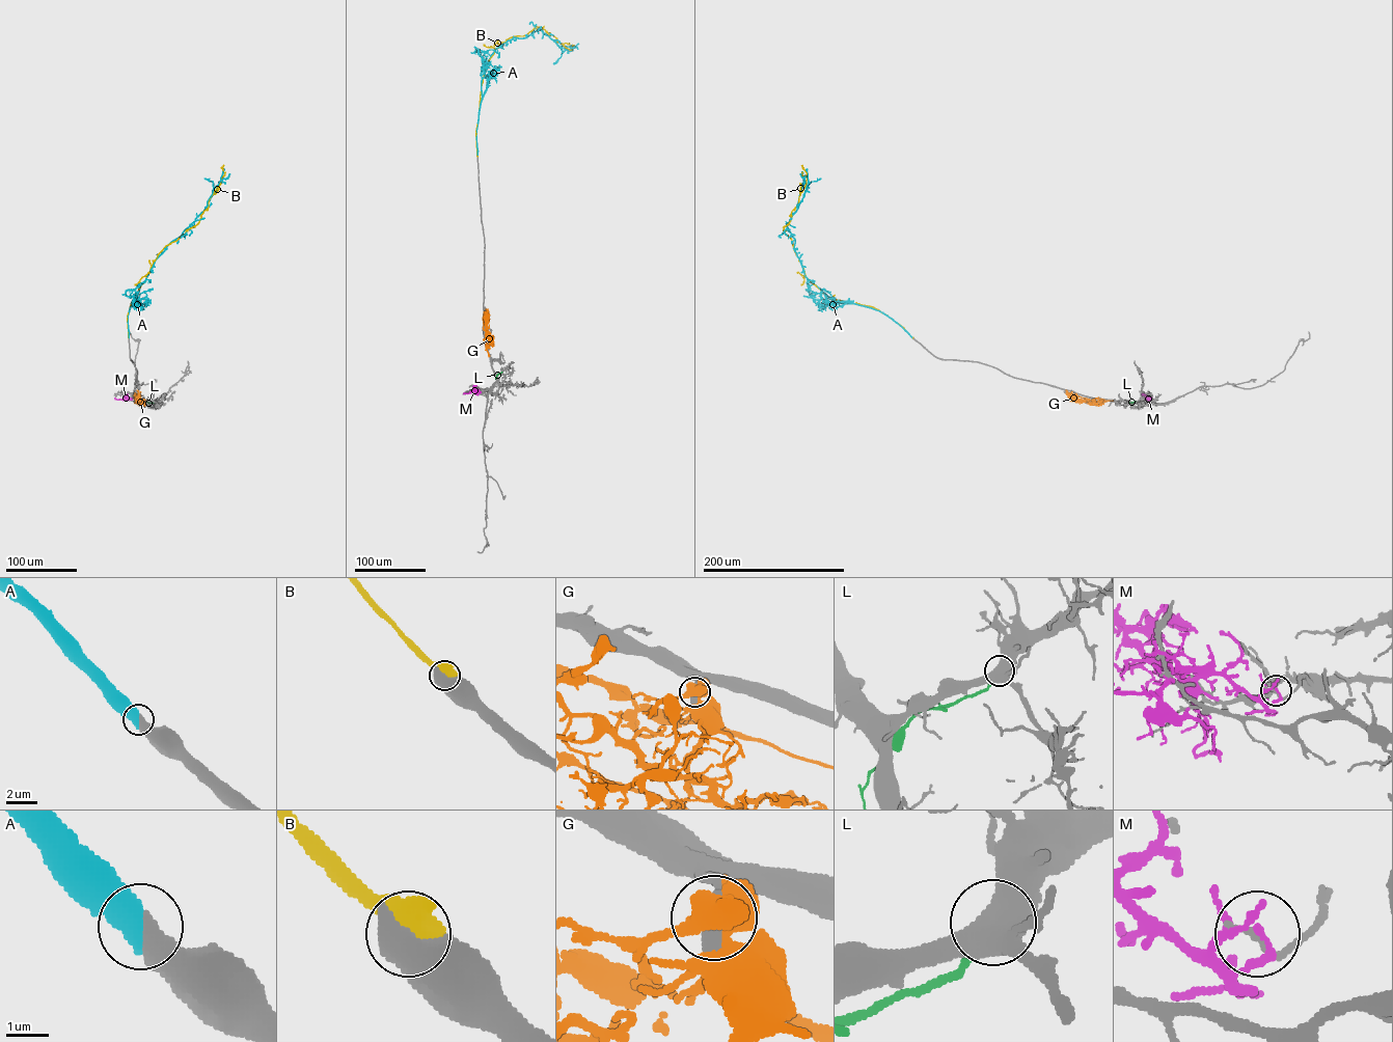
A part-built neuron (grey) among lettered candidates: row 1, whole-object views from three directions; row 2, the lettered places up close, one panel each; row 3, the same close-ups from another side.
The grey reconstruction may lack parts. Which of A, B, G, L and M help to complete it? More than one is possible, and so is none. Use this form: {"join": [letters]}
{"join": ["A"]}

